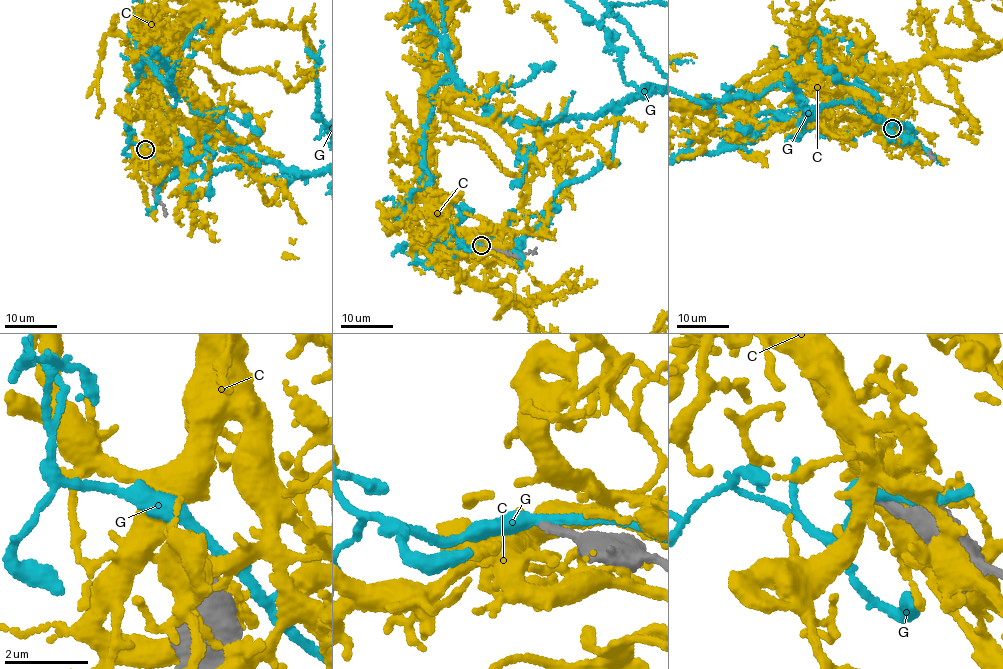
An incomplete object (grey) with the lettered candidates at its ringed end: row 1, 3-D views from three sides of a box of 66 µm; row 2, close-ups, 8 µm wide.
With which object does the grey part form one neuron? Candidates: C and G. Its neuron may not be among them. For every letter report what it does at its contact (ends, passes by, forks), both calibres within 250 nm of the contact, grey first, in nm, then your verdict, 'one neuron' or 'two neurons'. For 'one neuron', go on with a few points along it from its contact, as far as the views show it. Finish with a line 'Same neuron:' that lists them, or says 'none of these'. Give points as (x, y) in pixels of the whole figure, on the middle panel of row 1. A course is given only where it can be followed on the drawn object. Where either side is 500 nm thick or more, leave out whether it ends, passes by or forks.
C: it passes by; calibres 460 and 240 nm; two neurons
G: it passes by; calibres 220 and 300 nm; two neurons
Same neuron: none of these

